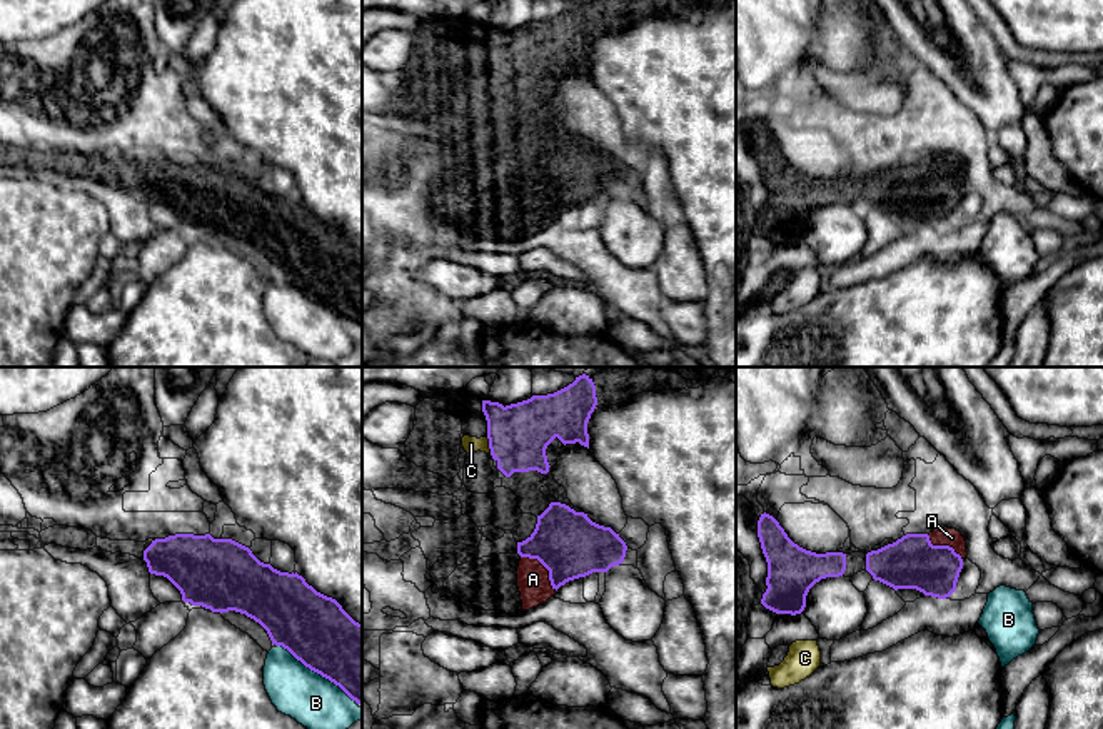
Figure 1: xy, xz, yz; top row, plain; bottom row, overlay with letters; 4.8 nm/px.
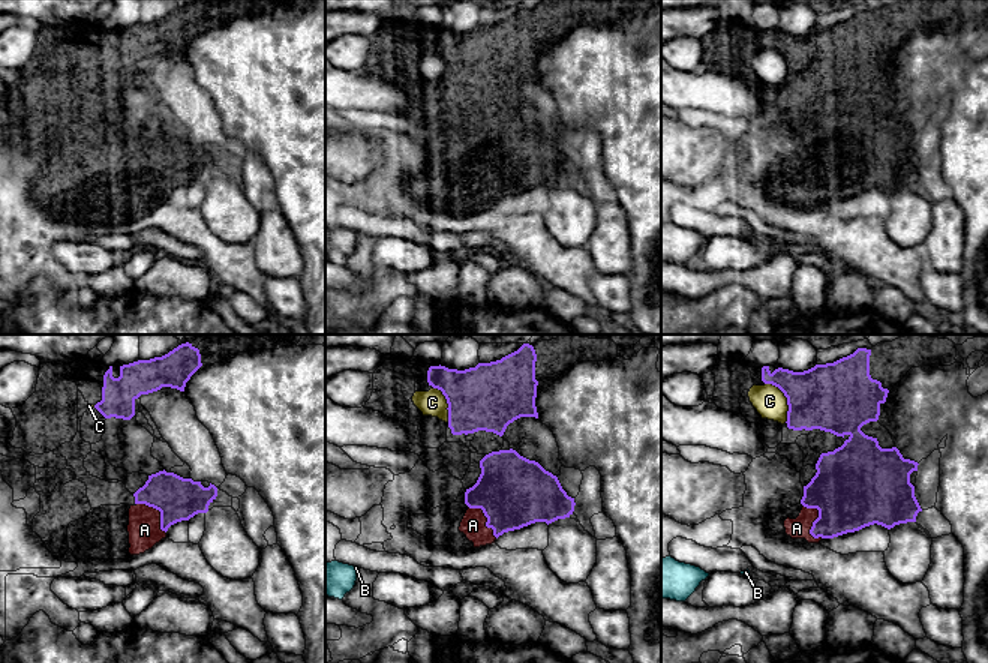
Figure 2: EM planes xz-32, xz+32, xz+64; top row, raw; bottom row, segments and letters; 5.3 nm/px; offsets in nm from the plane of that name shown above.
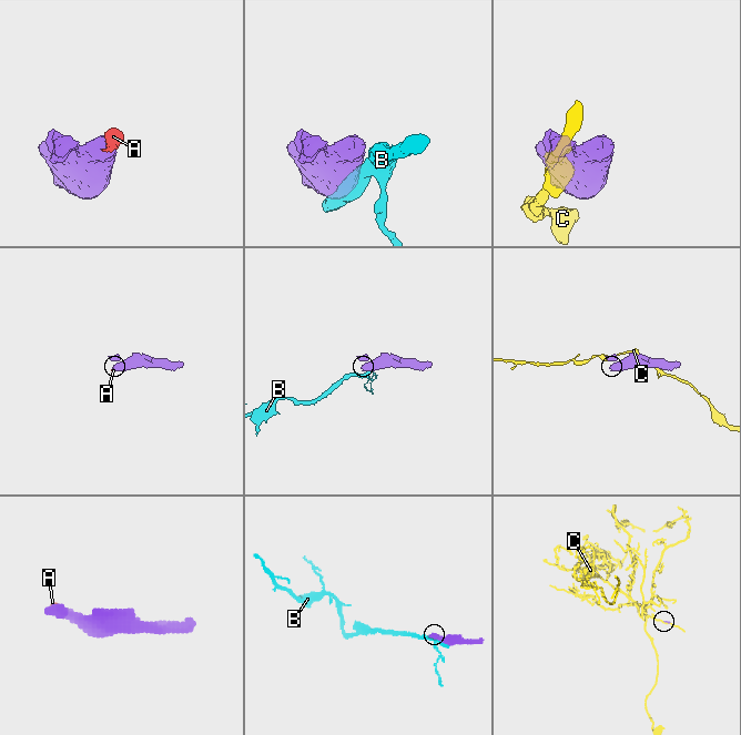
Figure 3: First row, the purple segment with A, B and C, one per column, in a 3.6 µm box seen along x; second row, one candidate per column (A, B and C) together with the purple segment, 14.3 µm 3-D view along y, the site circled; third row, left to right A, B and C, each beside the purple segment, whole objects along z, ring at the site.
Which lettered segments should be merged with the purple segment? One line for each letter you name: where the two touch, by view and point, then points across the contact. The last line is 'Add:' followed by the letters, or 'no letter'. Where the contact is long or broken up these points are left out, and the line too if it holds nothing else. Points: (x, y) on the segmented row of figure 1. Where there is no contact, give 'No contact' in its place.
A: Touches purple at xz (544, 566). Path across: xz (566, 542), (544, 566), (533, 579)
Add: A

